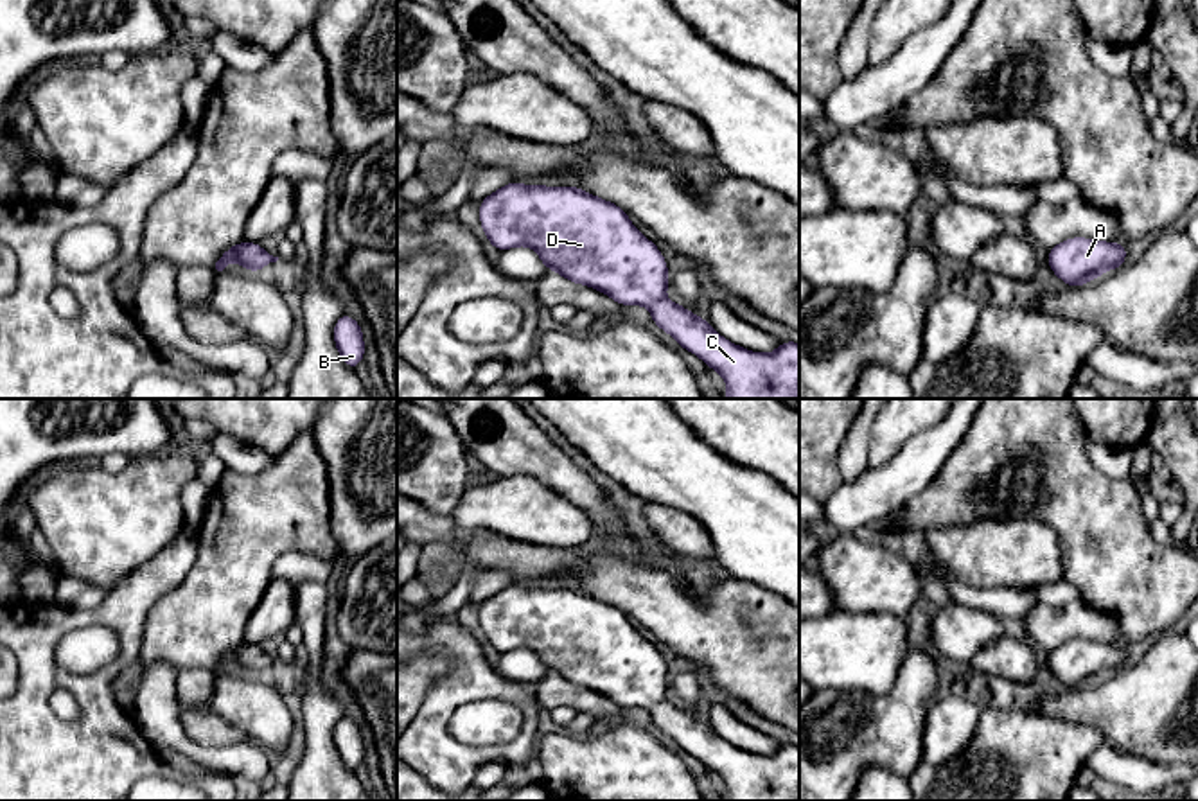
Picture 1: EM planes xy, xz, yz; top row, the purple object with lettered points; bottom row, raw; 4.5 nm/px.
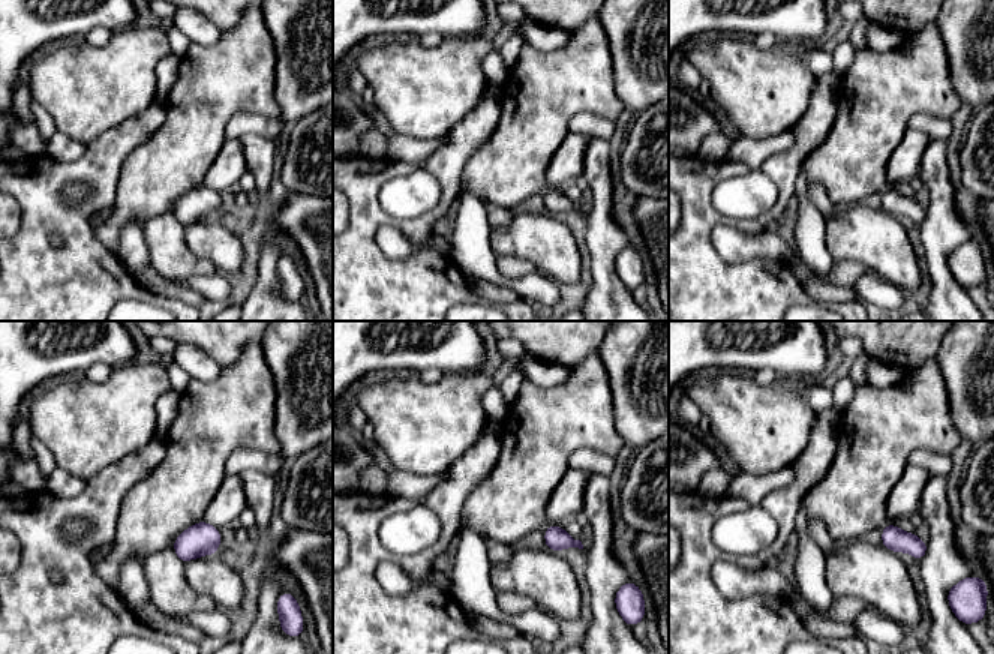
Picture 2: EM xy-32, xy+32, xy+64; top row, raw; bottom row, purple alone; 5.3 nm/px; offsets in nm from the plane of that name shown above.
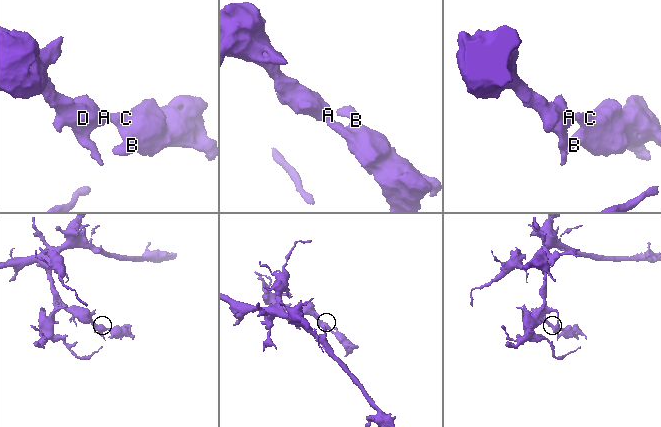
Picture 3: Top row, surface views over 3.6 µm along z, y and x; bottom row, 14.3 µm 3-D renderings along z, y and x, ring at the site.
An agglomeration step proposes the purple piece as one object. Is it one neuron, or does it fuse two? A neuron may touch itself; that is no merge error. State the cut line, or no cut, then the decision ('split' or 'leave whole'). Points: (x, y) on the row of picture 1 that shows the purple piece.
no cut; leave whole

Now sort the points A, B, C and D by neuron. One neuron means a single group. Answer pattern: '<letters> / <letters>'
A B C D

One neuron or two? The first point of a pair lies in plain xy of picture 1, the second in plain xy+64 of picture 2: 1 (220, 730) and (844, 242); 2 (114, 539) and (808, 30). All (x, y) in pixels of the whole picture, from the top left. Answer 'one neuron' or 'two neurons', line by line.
1: two neurons
2: two neurons

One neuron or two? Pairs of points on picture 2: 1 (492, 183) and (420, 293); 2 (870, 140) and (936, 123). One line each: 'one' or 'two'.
1: two
2: two

